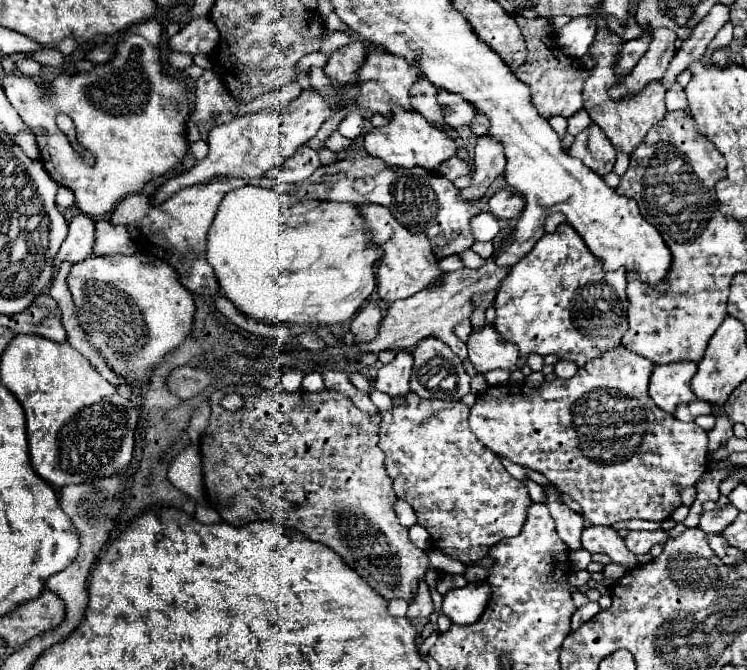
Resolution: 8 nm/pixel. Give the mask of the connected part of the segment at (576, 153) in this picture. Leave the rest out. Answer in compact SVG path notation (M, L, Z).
M591 124L587 130L583 130L579 136L575 136L575 142L569 148L569 156L581 158L581 162L599 176L605 176L613 170L617 152L611 146L611 142L605 138L603 130L595 124Z

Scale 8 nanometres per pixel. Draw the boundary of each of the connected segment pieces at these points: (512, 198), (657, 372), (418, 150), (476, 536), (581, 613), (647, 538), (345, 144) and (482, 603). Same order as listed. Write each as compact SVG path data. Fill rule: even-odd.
M499 190L489 200L489 212L497 218L517 218L523 208L525 200L521 198L521 194L513 190Z
M689 360L655 366L649 380L649 396L661 410L671 414L679 402L695 400L695 394L689 388L695 370L697 364Z
M397 108L395 116L389 120L387 126L375 128L373 132L365 134L365 150L373 158L381 158L387 166L397 166L397 168L405 168L405 170L419 166L419 168L429 170L431 174L437 174L439 166L445 160L457 156L459 142L453 136L449 136L445 130L427 122L421 114Z
M409 392L405 398L393 398L393 408L381 412L379 448L385 454L387 476L393 480L397 498L403 498L417 514L417 522L427 528L435 550L441 550L465 566L489 556L489 546L503 538L517 536L525 524L527 506L531 502L527 486L515 480L501 464L499 456L477 442L469 430L469 406L463 402L423 400Z
M587 602L585 606L581 606L581 608L575 612L573 620L571 620L571 630L577 630L585 620L589 622L589 618L593 618L599 610L601 610L601 608L599 608L597 602Z
M631 530L625 538L625 546L633 554L649 554L653 544L659 544L659 542L665 542L665 540L667 540L667 532L663 532L663 530L655 530L655 532Z
M335 132L335 134L327 140L327 148L333 150L333 152L343 152L343 150L349 150L351 146L353 146L353 142L347 140L347 138L343 138L339 132Z
M485 580L469 582L465 588L449 590L443 596L441 612L453 624L459 624L459 626L473 624L485 612L485 606L489 604L489 594L493 594L493 590L489 590L489 584Z

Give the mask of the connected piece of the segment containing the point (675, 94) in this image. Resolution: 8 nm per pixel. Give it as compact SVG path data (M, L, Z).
M675 84L671 90L667 90L665 94L665 102L667 102L667 110L673 112L673 110L683 110L683 112L689 112L689 102L685 98L685 92L679 84Z

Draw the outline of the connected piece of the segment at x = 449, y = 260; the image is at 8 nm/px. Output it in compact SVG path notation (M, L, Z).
M447 256L447 258L439 260L439 268L441 268L443 272L453 272L453 270L459 270L459 268L463 268L461 256Z

